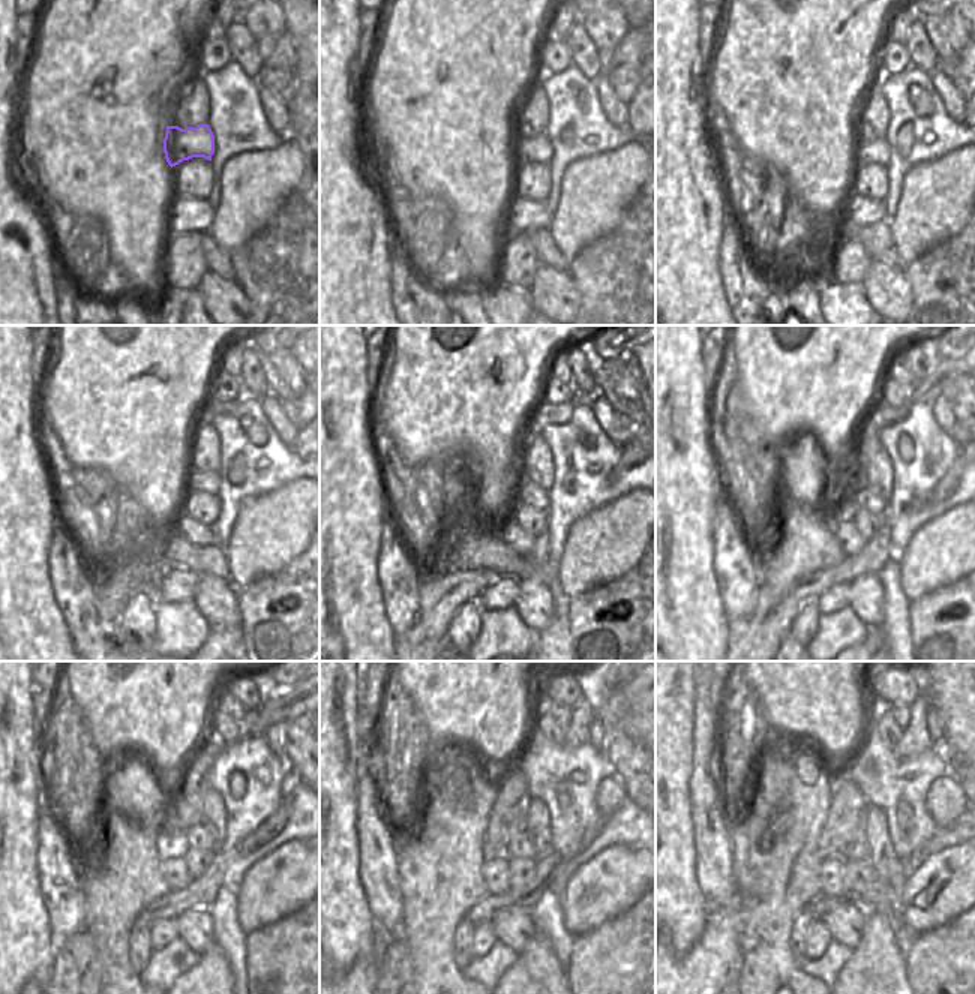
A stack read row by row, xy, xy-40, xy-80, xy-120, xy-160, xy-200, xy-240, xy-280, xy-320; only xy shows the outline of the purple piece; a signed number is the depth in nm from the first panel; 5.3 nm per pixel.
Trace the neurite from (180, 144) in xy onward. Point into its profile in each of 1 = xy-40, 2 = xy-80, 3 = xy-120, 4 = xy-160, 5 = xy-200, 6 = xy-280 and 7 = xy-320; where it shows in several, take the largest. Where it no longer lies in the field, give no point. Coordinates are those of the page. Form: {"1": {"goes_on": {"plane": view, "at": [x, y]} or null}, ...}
{"1": {"goes_on": {"plane": "xy-40", "at": [537, 149]}}, "2": {"goes_on": {"plane": "xy-80", "at": [878, 150]}}, "3": {"goes_on": {"plane": "xy-120", "at": [198, 488]}}, "4": {"goes_on": {"plane": "xy-160", "at": [528, 494]}}, "5": {"goes_on": {"plane": "xy-200", "at": [861, 496]}}, "6": {"goes_on": {"plane": "xy-280", "at": [521, 847]}}, "7": {"goes_on": {"plane": "xy-320", "at": [858, 850]}}}

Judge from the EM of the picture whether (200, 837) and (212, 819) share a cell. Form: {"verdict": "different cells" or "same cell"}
{"verdict": "different cells"}

